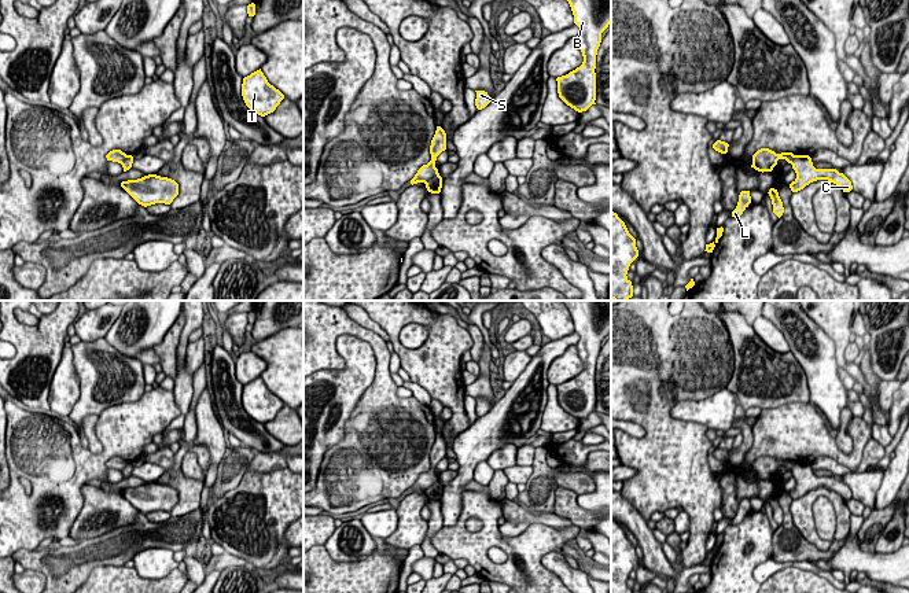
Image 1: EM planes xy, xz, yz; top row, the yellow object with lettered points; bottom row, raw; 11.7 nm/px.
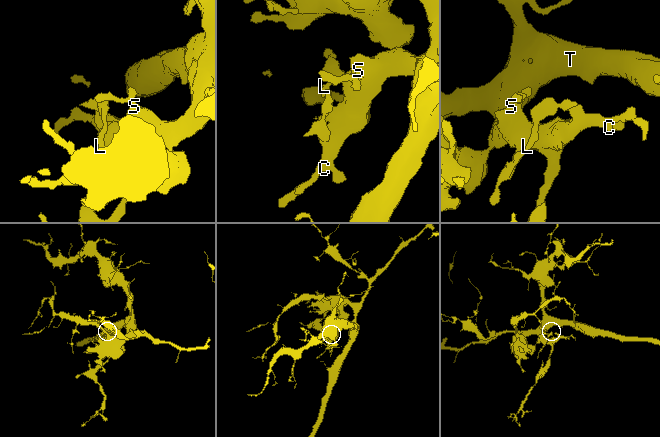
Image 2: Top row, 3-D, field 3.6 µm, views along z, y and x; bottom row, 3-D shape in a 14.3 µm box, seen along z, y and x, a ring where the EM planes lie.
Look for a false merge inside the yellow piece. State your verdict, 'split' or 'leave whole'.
leave whole

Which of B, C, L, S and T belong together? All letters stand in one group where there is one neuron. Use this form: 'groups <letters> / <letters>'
groups B C L S T

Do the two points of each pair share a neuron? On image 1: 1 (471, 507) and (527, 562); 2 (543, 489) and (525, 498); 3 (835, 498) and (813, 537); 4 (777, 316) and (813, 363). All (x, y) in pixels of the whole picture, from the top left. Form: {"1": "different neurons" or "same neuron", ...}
{"1": "same neuron", "2": "same neuron", "3": "same neuron", "4": "same neuron"}

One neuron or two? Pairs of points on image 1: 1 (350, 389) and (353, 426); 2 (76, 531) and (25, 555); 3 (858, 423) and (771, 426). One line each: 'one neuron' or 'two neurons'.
1: two neurons
2: two neurons
3: one neuron

